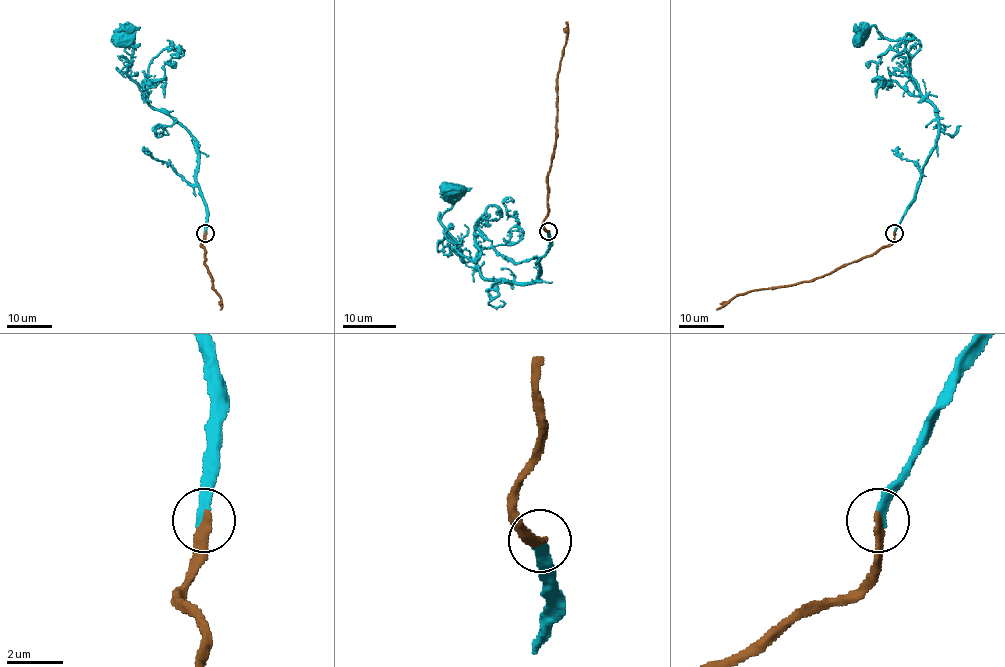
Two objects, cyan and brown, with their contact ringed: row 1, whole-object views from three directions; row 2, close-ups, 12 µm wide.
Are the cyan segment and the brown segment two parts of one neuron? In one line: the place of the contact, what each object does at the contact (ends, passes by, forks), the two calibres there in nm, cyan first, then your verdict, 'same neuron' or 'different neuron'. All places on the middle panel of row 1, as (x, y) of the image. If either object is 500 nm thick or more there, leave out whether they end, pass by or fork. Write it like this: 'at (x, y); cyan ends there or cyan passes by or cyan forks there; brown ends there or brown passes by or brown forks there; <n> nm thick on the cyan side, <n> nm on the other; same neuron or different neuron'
at (548, 231); cyan ends there; brown ends there; 280 nm thick on the cyan side, 280 nm on the other; same neuron

